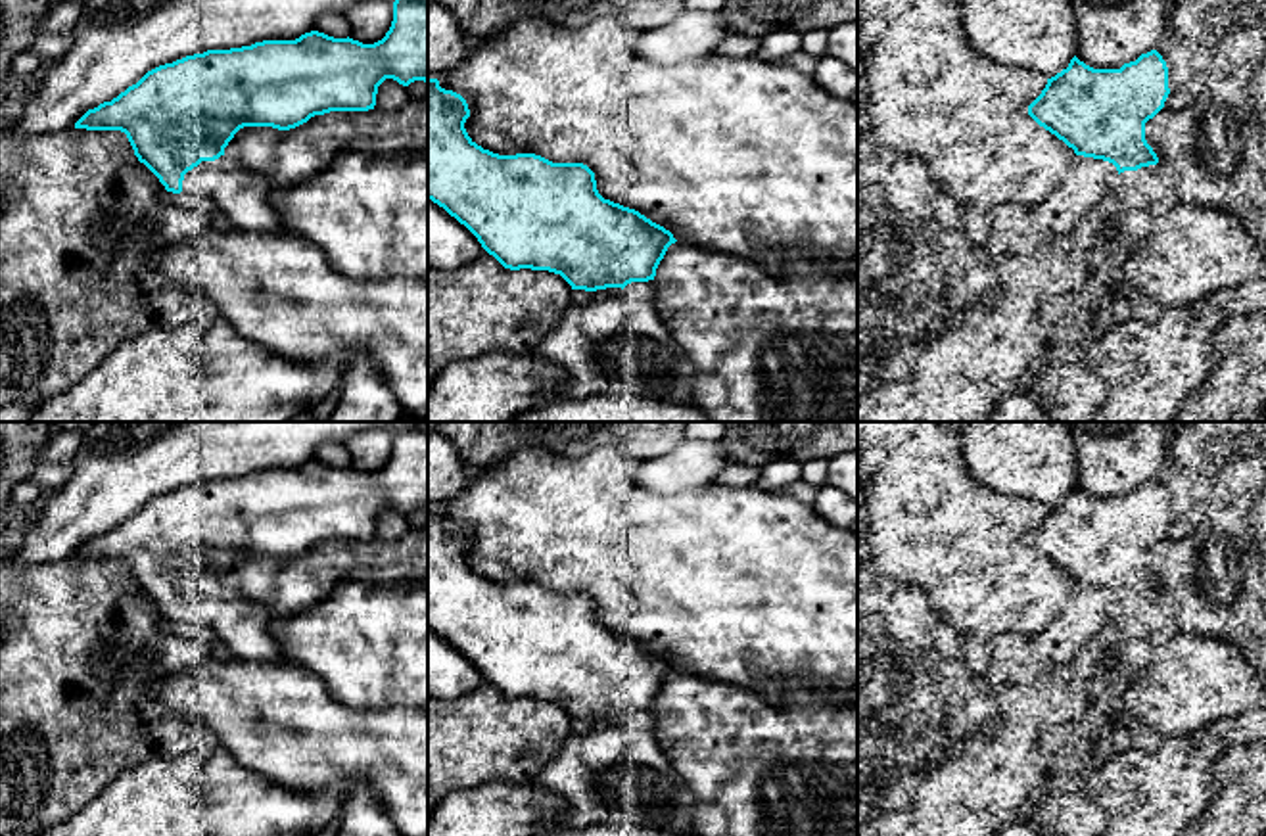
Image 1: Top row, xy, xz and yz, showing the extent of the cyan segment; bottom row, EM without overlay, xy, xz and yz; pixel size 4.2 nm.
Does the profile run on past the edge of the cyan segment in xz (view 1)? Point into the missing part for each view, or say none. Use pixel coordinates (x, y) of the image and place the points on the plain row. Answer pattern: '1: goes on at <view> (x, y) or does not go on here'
1: does not go on here

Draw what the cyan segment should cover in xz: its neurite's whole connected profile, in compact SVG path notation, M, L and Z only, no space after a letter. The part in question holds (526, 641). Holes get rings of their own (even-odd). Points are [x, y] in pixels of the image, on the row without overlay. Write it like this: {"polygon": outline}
{"polygon": "M428 508L428 629L464 654L504 698L549 700L560 704L572 719L597 721L654 709L668 677L677 669L669 660L635 639L604 629L595 602L583 592L552 592L535 583L499 585L478 575L466 562L466 529Z"}

